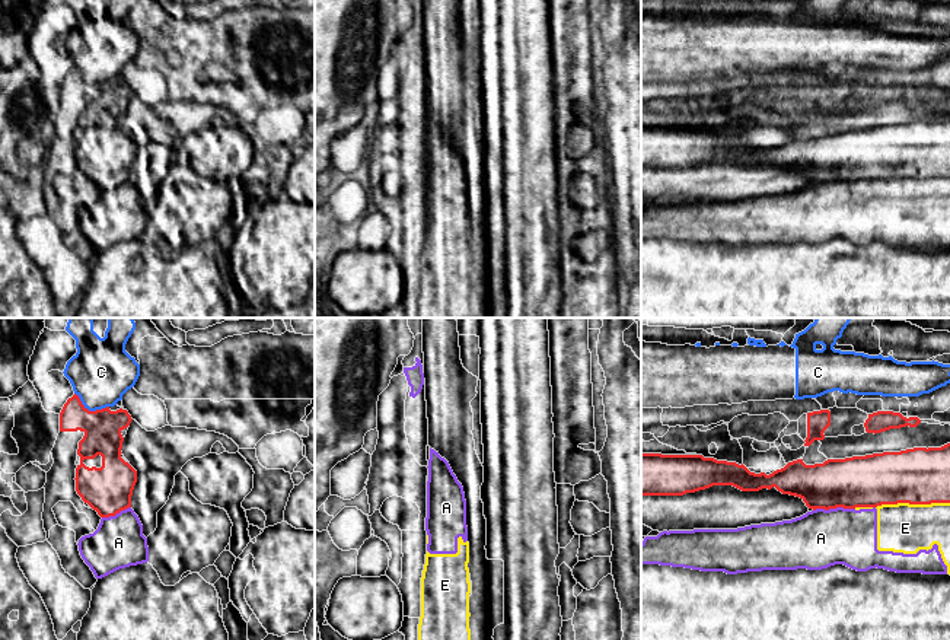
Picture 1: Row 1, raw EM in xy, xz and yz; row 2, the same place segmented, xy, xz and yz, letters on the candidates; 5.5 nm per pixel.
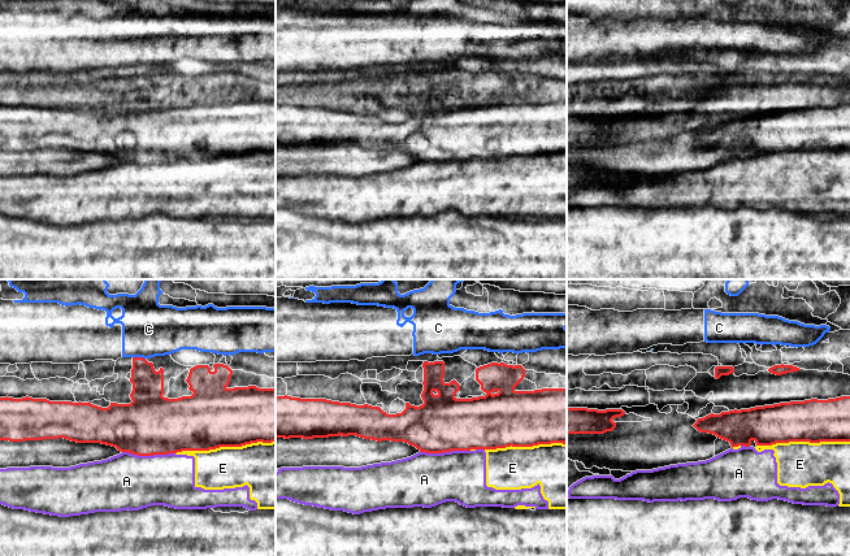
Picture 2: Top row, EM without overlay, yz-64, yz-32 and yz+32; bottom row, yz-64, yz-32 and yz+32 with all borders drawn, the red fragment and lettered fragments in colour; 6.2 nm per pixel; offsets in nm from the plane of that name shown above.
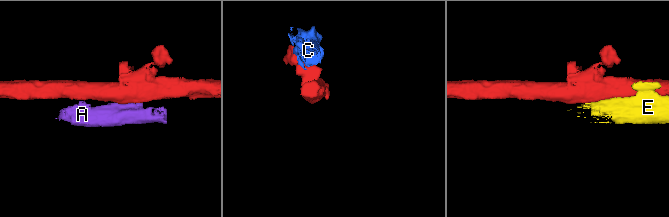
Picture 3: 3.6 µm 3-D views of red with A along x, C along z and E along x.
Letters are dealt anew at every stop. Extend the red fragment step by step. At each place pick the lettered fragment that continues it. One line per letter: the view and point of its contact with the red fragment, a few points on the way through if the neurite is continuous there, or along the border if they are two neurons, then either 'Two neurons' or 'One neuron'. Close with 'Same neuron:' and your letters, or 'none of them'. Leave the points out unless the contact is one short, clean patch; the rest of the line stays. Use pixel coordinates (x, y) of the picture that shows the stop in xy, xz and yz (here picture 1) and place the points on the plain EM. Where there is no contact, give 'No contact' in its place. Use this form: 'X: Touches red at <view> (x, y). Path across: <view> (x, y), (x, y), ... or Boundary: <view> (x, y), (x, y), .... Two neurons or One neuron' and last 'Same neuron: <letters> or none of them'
A: Touches red at yz (834, 181). Boundary: yz (854, 181), (813, 184). Two neurons
C: Touches red at xy (91, 85). Two neurons
E: Touches red at yz (912, 177). Two neurons
Same neuron: none of them

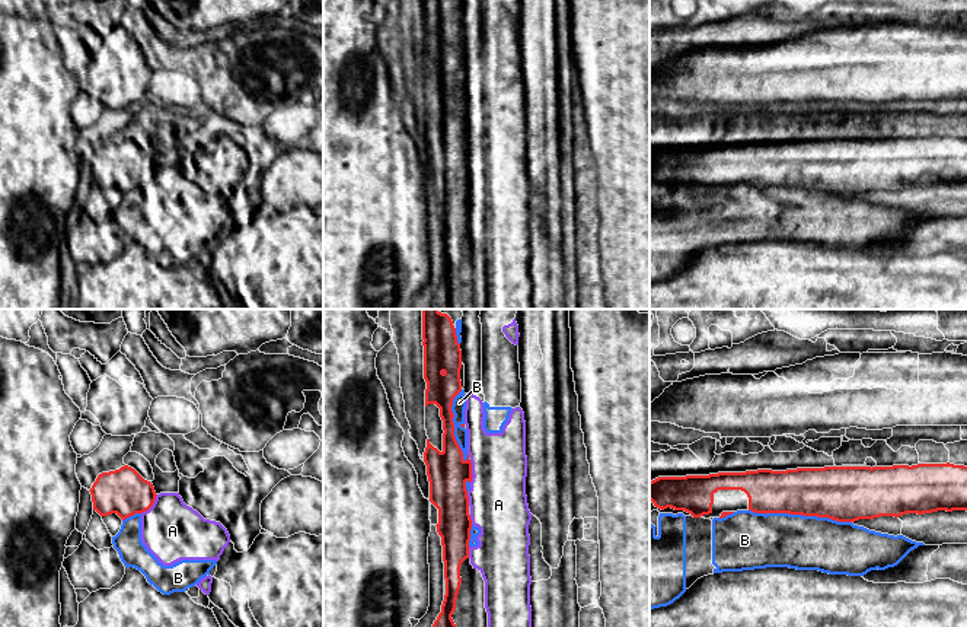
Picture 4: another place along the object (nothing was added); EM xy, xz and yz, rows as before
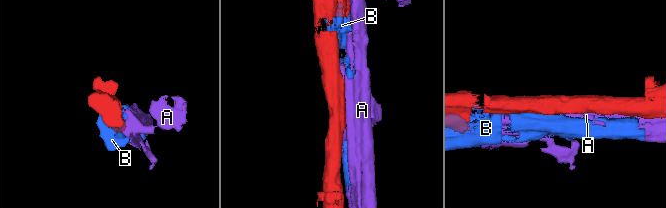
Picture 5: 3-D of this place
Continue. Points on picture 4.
A: Touches red at xz (471, 145). Two neurons
B: Touches red at yz (800, 187). Two neurons
Same neuron: none of them

